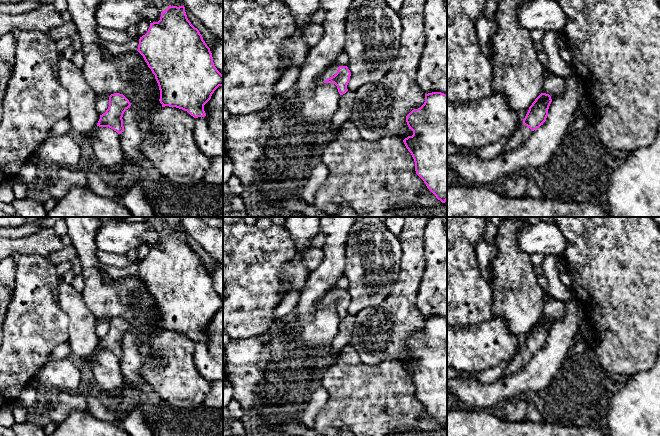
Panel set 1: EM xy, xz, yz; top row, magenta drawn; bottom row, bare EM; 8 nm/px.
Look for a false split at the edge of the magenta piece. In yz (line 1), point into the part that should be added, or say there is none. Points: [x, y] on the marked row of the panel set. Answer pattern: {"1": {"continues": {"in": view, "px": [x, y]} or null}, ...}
{"1": {"continues": {"in": "yz", "px": [522, 133]}}}

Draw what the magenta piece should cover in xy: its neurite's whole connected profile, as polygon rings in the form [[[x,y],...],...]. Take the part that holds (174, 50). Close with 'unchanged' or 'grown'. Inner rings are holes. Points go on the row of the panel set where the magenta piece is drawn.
[[[169,5],[165,11],[162,11],[160,20],[150,23],[147,33],[140,37],[137,51],[143,56],[155,75],[162,107],[169,106],[182,109],[194,118],[206,116],[204,105],[211,99],[214,91],[219,86],[223,86],[223,75],[215,67],[210,48],[203,40],[199,30],[188,20],[184,5],[179,7]]]; unchanged

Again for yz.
[[[541,93],[532,105],[523,119],[523,124],[519,126],[508,142],[504,145],[502,152],[508,152],[522,145],[533,133],[546,121],[548,109],[552,102],[551,96],[546,93]]]; grown

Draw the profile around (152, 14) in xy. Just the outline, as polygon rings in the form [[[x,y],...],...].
[[[148,0],[151,5],[146,9],[141,11],[142,20],[146,20],[149,23],[158,22],[161,17],[162,11],[157,8],[151,0]]]

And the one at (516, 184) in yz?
[[[523,172],[514,173],[504,179],[505,193],[513,198],[521,198],[526,195],[528,176]]]

